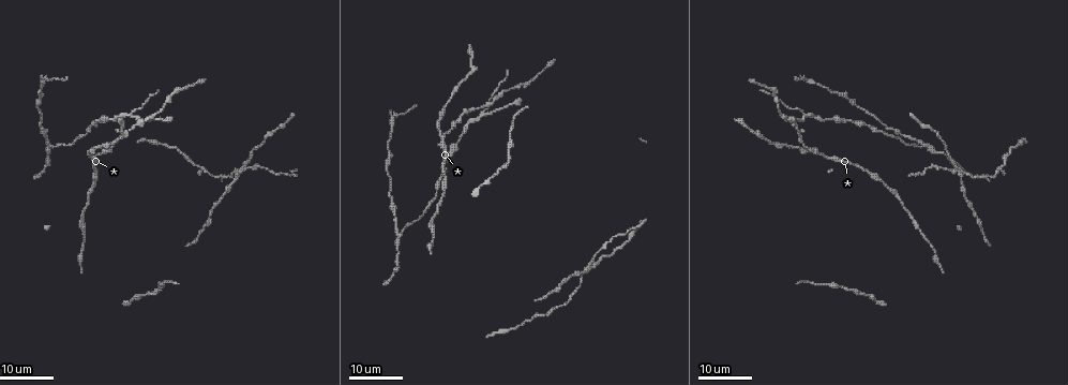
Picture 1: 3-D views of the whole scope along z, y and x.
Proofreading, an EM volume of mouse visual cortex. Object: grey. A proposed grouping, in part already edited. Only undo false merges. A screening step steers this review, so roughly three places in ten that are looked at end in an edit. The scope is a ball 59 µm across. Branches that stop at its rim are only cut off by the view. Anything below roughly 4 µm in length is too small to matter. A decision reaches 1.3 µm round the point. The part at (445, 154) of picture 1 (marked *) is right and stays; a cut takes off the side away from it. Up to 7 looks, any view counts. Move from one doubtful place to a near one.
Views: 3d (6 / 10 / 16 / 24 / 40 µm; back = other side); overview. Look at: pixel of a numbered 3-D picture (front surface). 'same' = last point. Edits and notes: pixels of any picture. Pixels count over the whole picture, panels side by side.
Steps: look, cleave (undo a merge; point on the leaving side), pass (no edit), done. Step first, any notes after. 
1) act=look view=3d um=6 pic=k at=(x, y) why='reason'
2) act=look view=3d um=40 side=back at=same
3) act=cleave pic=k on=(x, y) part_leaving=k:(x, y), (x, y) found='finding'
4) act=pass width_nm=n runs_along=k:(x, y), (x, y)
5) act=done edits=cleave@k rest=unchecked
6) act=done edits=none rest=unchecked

act=look view=3d um=24 pic=1 at=(479, 117) why='thin arm on a thick one'

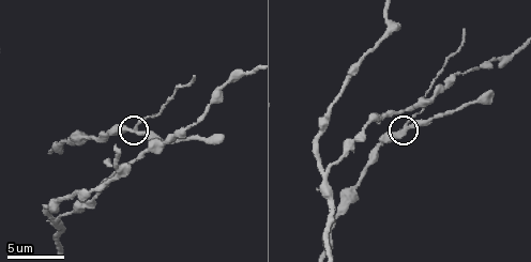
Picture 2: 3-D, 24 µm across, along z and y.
act=look view=3d um=6 pic=2 at=(407, 128)

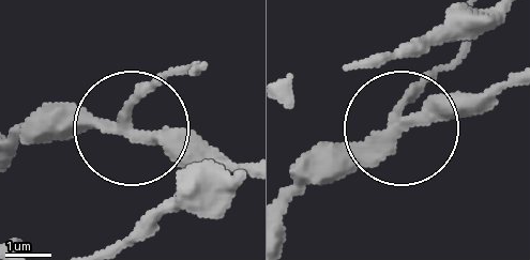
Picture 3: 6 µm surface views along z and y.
act=cleave pic=3 on=(148, 85) arms=3 found='a second neuron is stuck on'

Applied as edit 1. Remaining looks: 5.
act=look view=overview why='see it whole again'

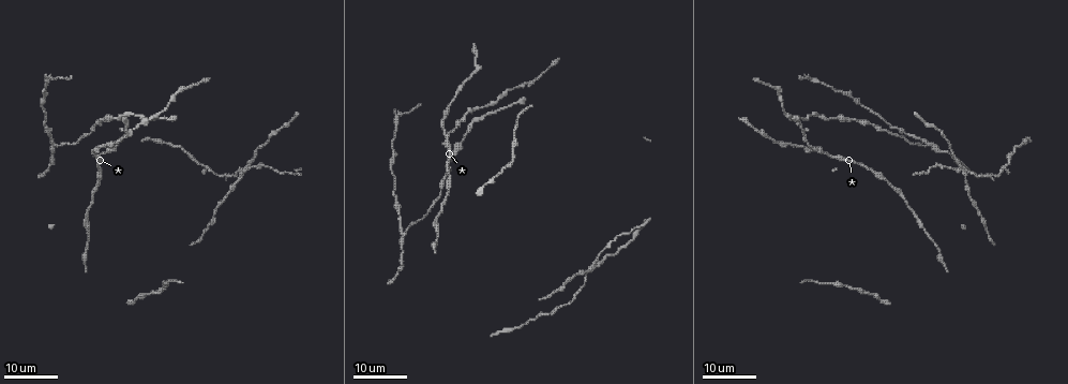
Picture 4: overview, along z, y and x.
act=look view=3d um=16 pic=4 at=(96, 157) why='arms part here'

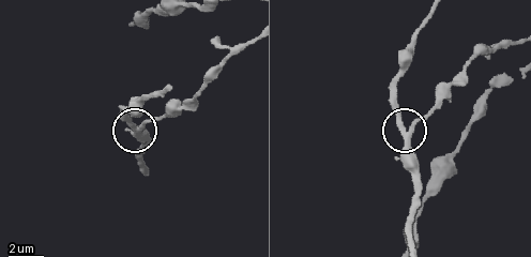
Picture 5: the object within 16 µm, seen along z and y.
act=look view=3d um=6 pic=5 at=(404, 128) why='closer look'

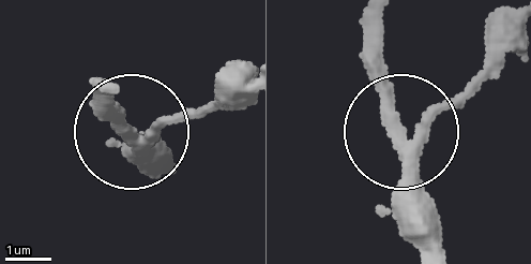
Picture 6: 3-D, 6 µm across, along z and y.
act=look view=3d um=6 side=back pic=6 at=(136, 135)

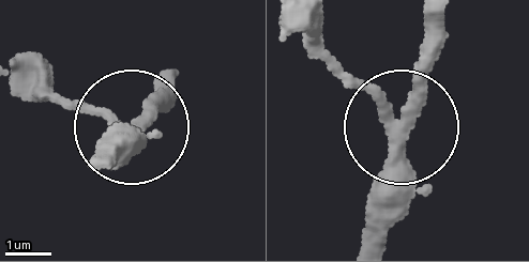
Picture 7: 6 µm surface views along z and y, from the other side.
act=pass arms=3 runs_along=7:(376, 239), (388, 147), (441, 35) found='continuous, no second neuron'

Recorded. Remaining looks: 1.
act=done edits=cleave@3 rest=unchecked

